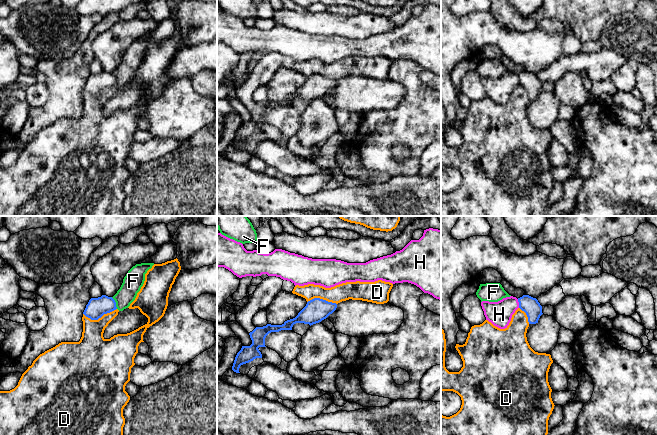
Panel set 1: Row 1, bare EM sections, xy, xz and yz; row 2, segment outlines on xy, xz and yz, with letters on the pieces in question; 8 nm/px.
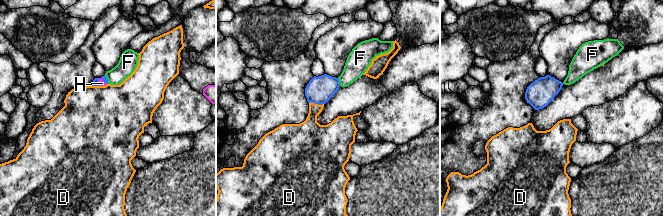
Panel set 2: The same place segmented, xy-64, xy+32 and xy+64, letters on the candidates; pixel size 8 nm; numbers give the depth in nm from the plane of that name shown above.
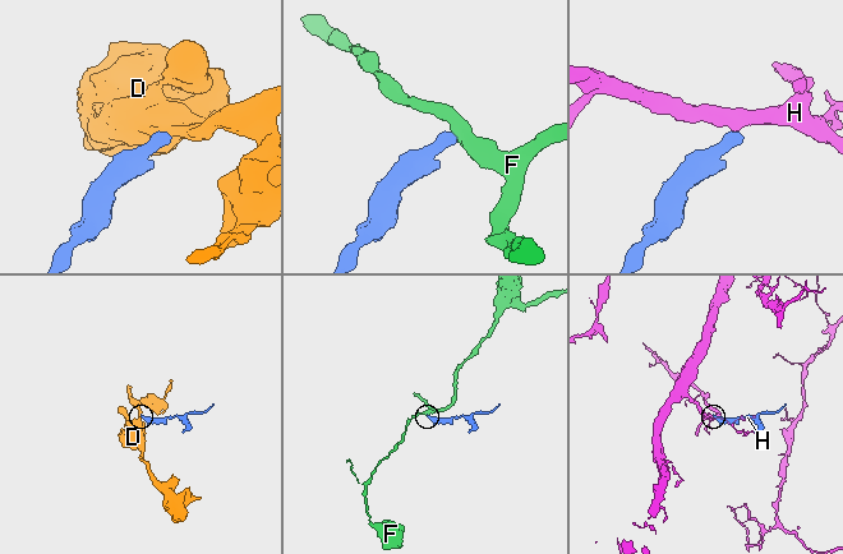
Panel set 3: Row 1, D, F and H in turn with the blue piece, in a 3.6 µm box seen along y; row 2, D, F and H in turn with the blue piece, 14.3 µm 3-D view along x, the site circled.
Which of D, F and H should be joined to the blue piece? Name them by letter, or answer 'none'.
none

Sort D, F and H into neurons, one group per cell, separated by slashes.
D / F / H

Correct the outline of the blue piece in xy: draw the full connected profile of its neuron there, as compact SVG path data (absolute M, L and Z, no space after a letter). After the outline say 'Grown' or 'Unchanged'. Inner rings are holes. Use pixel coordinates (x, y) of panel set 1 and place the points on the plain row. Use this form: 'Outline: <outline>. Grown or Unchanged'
Outline: M102 71L98 74L91 74L83 90L91 96L98 96L104 90L110 89L116 85L115 76L112 73Z. Unchanged

